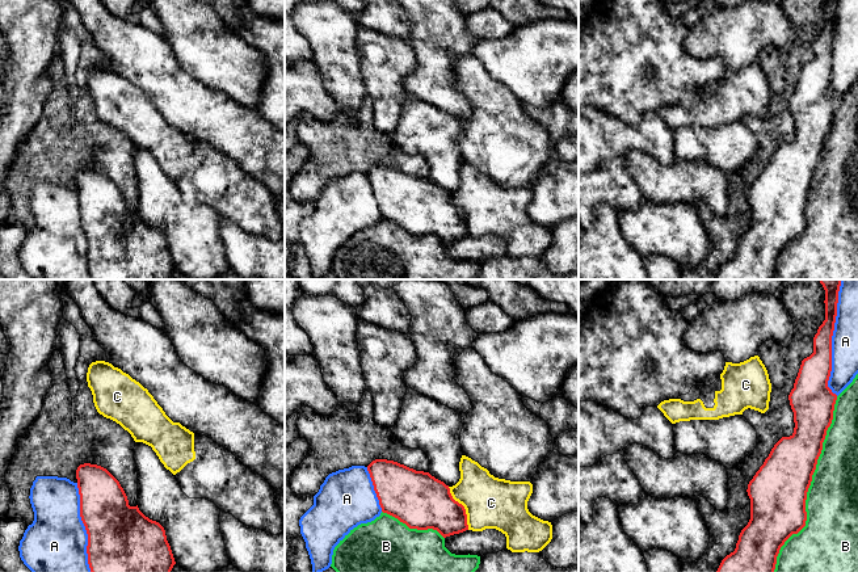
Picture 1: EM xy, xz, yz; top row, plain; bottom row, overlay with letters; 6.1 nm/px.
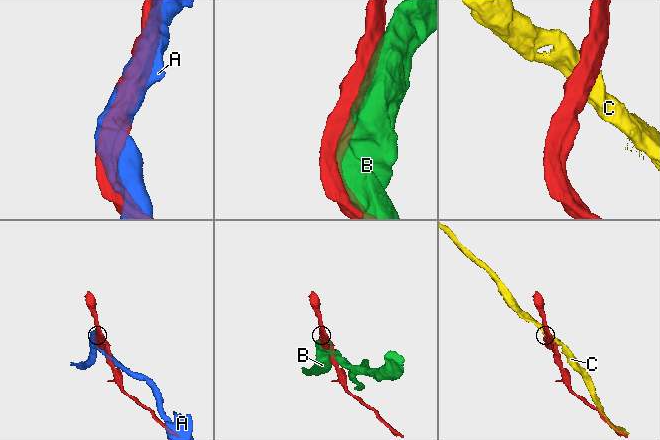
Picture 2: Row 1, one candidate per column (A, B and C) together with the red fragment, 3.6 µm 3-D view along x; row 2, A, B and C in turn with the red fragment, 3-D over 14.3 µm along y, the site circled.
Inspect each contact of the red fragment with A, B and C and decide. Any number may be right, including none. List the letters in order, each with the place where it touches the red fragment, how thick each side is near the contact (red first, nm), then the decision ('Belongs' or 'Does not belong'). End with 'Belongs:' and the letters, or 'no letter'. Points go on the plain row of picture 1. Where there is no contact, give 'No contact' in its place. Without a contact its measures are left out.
A: Touches red at yz (831, 51). Thickness 190 nm (red) against 160 nm. Does not belong
B: Touches red at yz (810, 190). Thickness 360 nm (red) against 320 nm. Does not belong
C: Touches red at xz (463, 214). Thickness 320 nm (red) against 320 nm. Does not belong
Belongs: no letter

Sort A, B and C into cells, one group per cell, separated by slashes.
A / B / C

